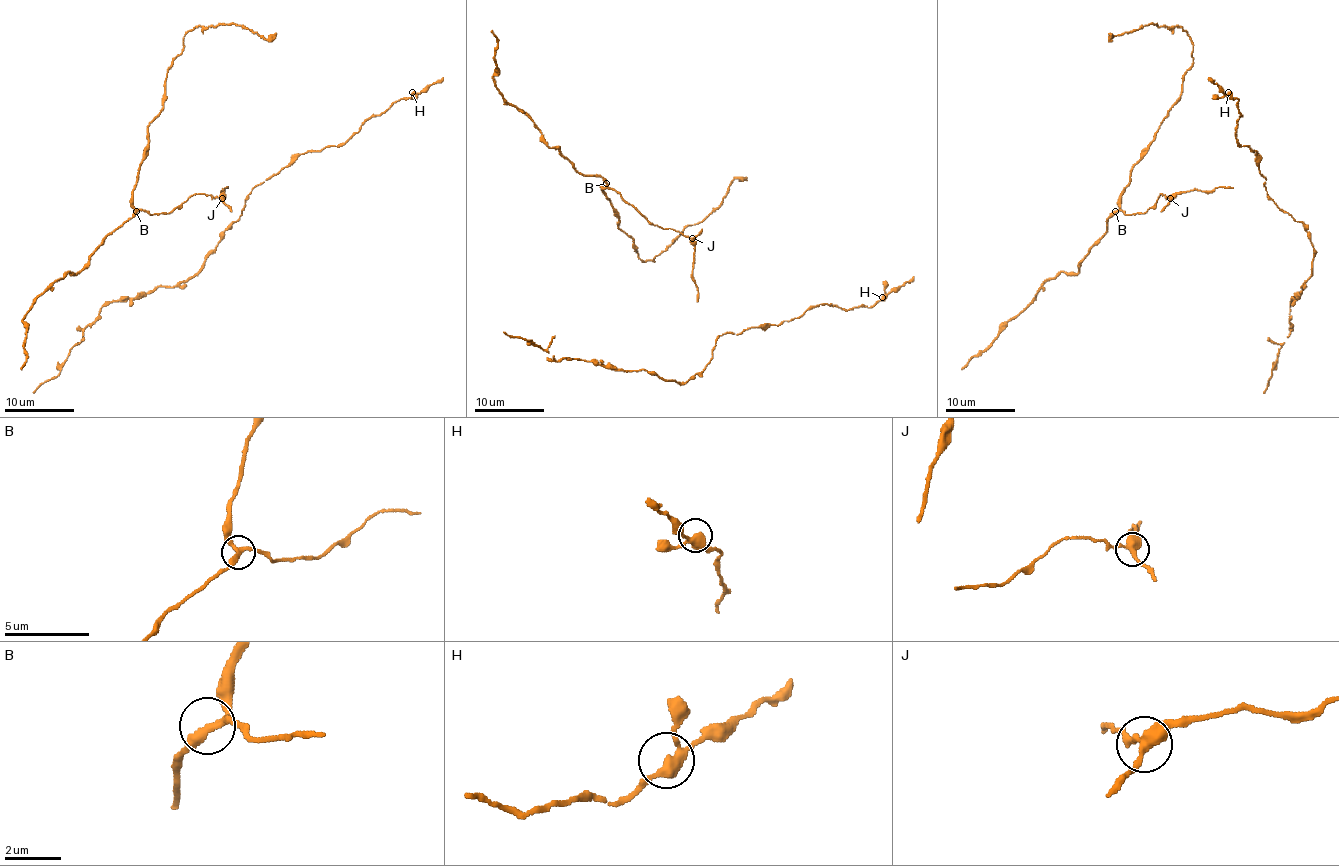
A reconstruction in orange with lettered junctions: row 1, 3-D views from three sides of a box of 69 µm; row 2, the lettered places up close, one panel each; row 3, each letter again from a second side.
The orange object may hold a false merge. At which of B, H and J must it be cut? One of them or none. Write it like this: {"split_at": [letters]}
{"split_at": ["J"]}

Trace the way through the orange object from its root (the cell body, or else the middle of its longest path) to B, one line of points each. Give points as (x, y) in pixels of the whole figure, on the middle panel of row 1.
B: (688, 237), (671, 228), (652, 225), (606, 183)

